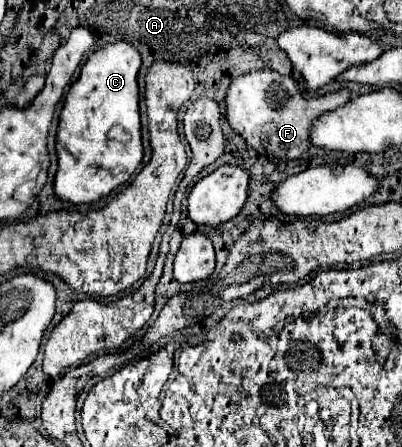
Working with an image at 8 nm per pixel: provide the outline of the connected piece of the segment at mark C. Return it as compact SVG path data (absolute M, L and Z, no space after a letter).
M119 41L95 51L83 65L79 79L71 85L57 131L59 169L55 175L55 193L63 201L75 205L95 203L123 185L139 167L143 159L137 85L139 69L139 51Z

